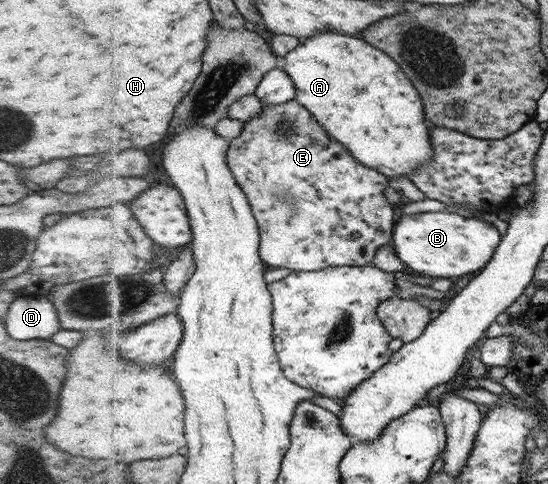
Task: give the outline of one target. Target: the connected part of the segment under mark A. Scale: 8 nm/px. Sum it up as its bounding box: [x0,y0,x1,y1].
[282,31,432,178]

